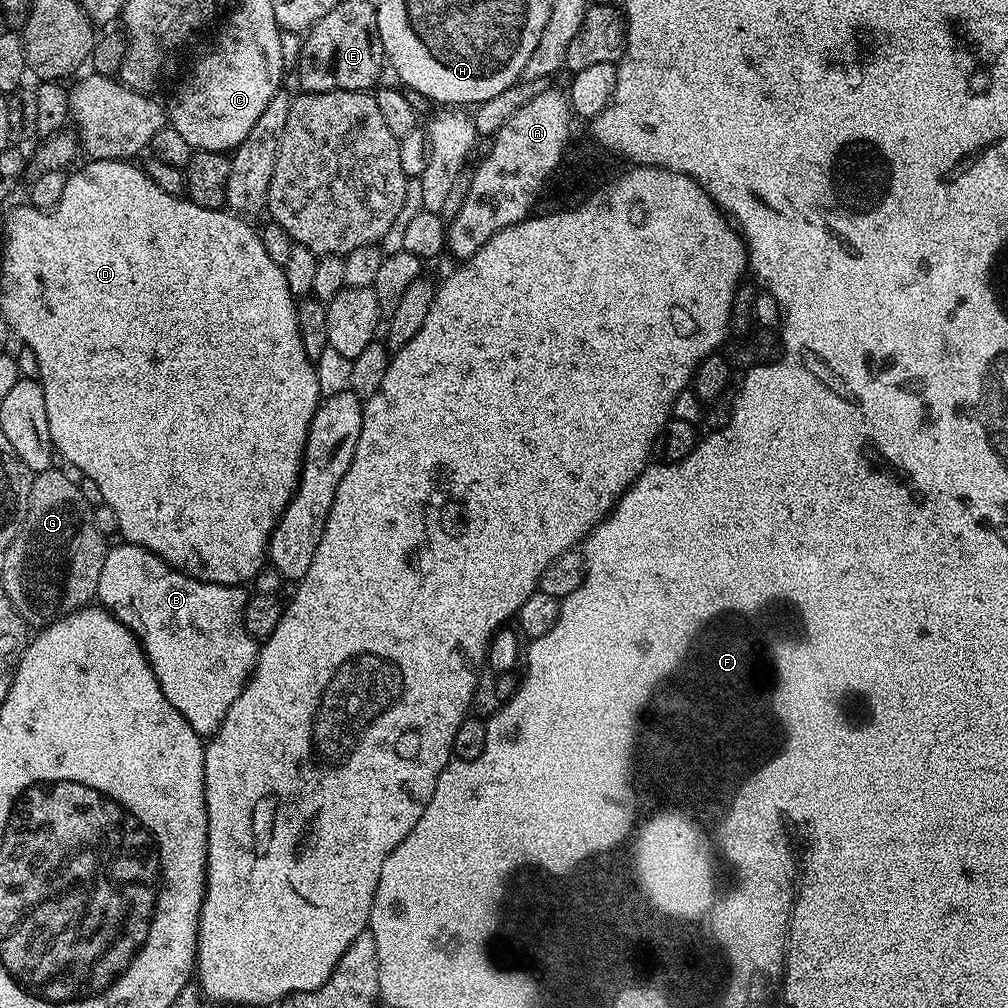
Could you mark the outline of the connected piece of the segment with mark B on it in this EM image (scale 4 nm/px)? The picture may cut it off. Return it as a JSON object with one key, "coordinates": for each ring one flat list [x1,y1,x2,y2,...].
{"coordinates":[[120,542,117,548,109,547,102,562,102,574,98,578,96,600,136,633,144,647,144,655,162,686,166,702,170,702,170,706,174,706,174,710,178,710,178,714,190,722,200,737,211,738,222,726,230,706,234,706,242,694,256,666,258,642,244,625,246,592,240,586,202,582,184,572,165,568,161,556,155,556,137,544]]}

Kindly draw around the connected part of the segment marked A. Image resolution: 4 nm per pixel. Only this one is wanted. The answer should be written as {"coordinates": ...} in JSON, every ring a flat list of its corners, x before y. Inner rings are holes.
{"coordinates":[[549,86,542,94,530,98,522,110,518,110,491,137,492,149,484,156,484,161,476,168,460,209,453,220,447,221,447,251,457,256,457,261,469,260,479,248,486,246,494,234,527,220,540,191,545,187,544,173,559,159,565,159,564,147,572,132,574,117,568,101,567,91],[532,208,532,209,531,209]]}

